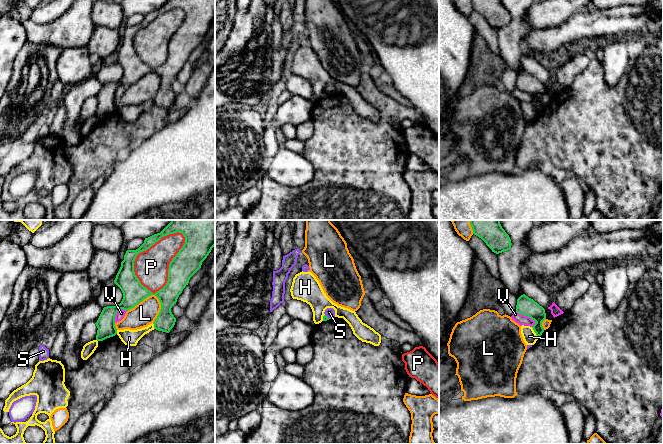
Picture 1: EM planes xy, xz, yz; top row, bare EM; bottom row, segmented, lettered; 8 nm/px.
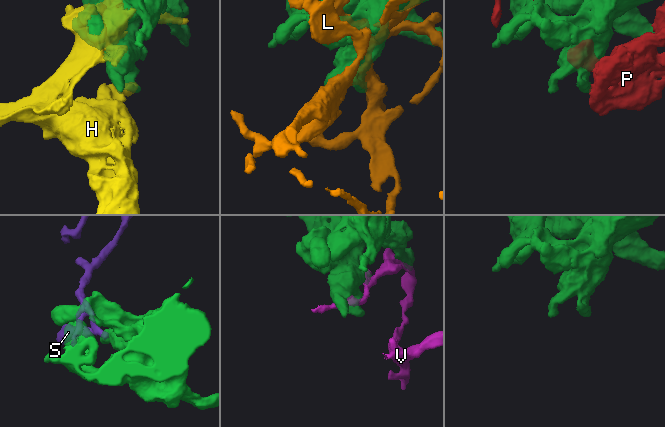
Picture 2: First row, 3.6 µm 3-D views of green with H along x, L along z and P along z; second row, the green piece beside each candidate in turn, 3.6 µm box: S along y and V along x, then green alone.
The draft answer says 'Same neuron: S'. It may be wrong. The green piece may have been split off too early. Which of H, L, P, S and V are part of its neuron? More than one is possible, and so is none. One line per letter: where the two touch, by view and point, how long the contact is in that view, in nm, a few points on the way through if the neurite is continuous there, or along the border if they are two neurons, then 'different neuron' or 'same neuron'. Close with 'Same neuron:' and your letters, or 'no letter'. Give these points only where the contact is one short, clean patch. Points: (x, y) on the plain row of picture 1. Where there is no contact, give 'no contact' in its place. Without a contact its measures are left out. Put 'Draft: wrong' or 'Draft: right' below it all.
H: meets green in yz at (534, 107); contact 110 nm long; different neuron
L: meets green in xy at (144, 74); contact 280 nm long; different neuron
P: meets green in xy at (169, 40); contact 550 nm long; different neuron
S: meets green in xz at (327, 93); contact 60 nm long; border along xz (325, 90), (330, 94); different neuron
V: meets green in yz at (526, 91); contact 190 nm long; different neuron
Same neuron: no letter
Draft: wrong

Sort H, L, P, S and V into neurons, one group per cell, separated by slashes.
H / L / P / S / V

